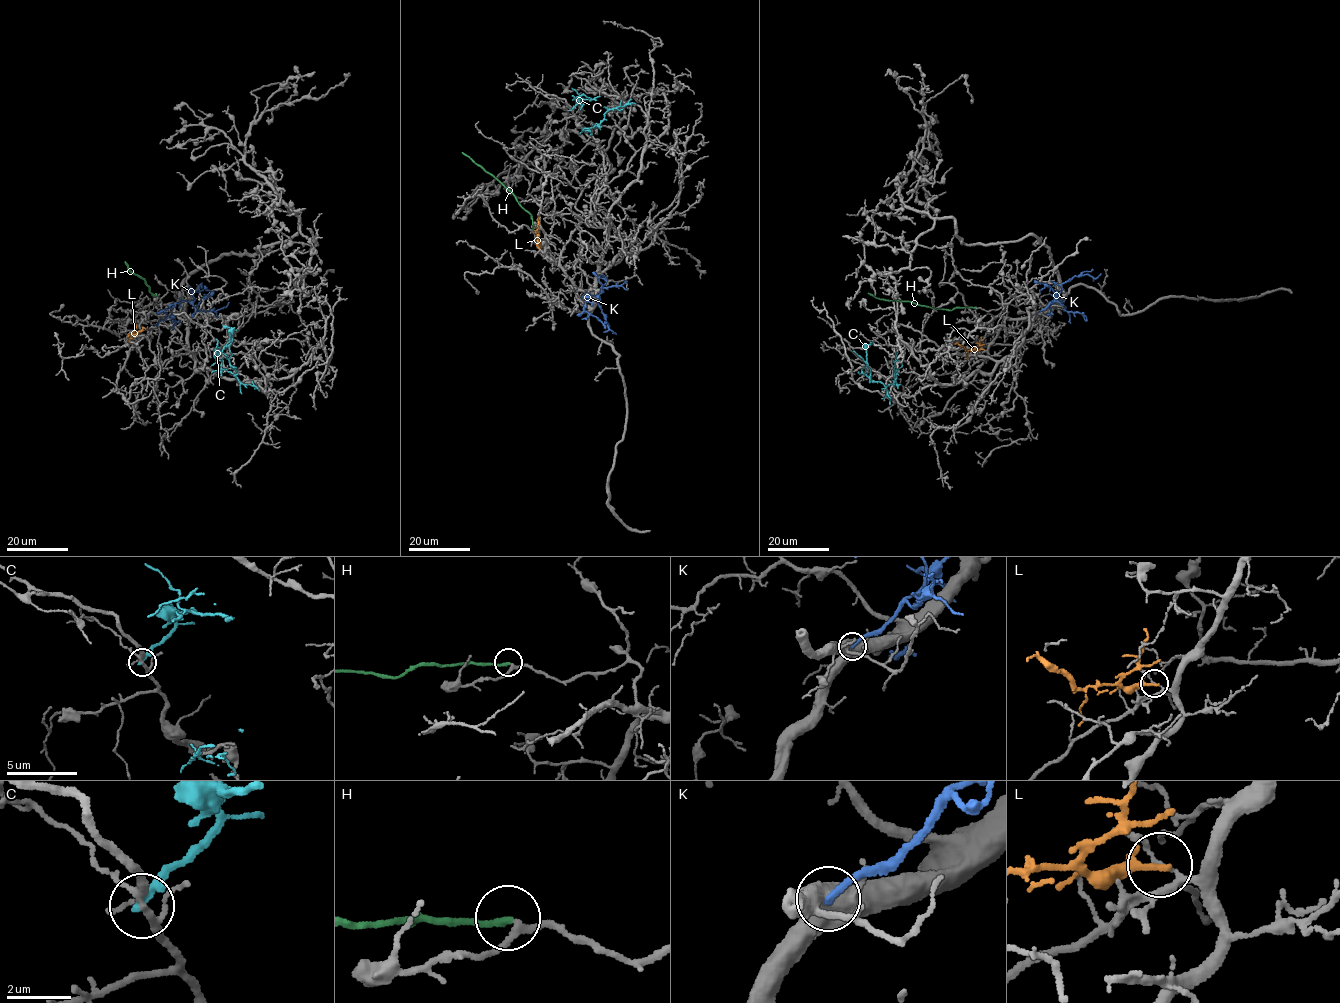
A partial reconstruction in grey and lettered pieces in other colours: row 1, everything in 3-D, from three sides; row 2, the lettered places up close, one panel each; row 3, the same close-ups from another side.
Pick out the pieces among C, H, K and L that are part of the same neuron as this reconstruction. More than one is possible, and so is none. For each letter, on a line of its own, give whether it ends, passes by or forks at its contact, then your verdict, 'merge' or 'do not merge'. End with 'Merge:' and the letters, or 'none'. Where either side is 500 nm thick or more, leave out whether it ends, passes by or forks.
C: it ends | do not merge
H: it ends | do not merge
K: do not merge
L: it ends | do not merge
Merge: none

